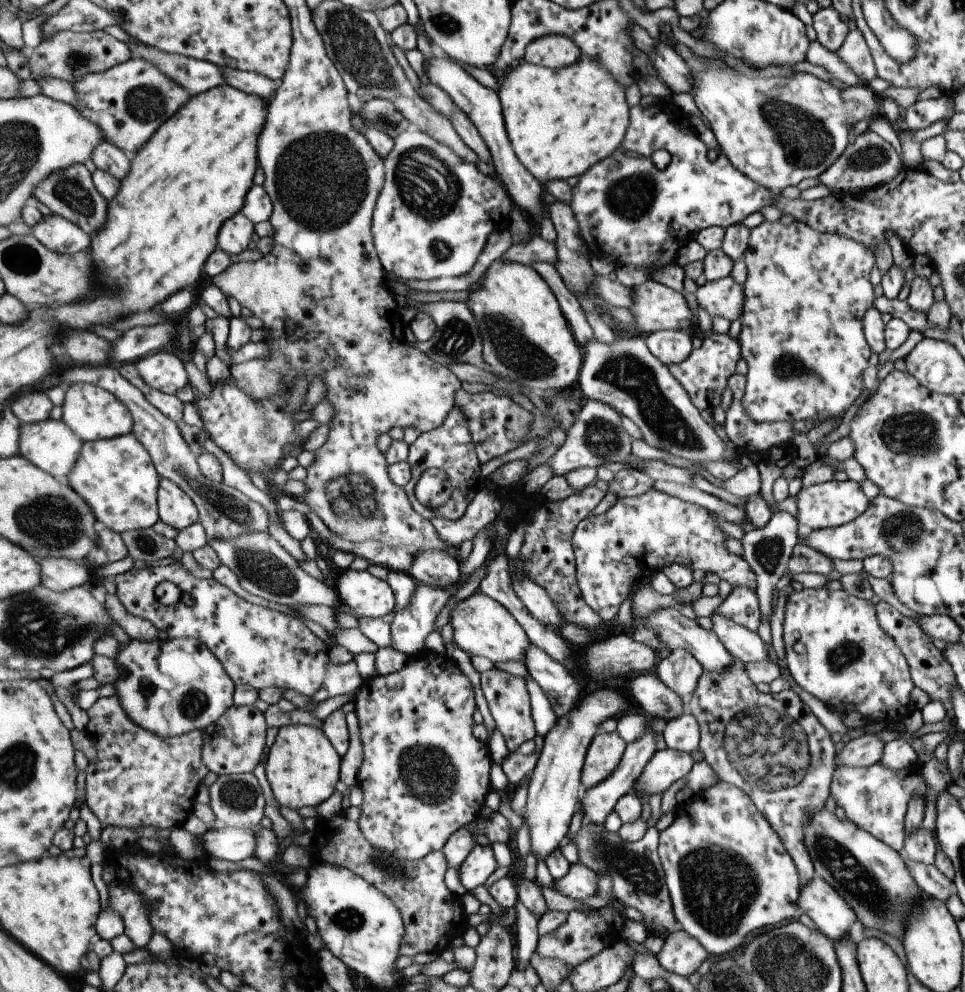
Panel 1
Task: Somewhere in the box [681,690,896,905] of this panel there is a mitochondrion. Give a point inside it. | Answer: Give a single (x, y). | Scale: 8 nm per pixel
(767, 745)

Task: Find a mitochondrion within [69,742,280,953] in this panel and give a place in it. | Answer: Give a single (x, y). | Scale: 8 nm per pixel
(239, 795)

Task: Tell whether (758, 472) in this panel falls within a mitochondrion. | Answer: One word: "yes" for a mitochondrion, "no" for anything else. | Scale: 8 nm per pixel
no

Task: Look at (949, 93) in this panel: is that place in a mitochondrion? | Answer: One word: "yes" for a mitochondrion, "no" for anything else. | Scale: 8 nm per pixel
no

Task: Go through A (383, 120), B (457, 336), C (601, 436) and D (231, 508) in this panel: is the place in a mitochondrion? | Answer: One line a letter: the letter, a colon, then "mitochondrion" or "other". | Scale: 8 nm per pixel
A: mitochondrion
B: mitochondrion
C: mitochondrion
D: mitochondrion

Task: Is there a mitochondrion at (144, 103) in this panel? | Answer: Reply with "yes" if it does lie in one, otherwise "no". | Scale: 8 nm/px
yes

